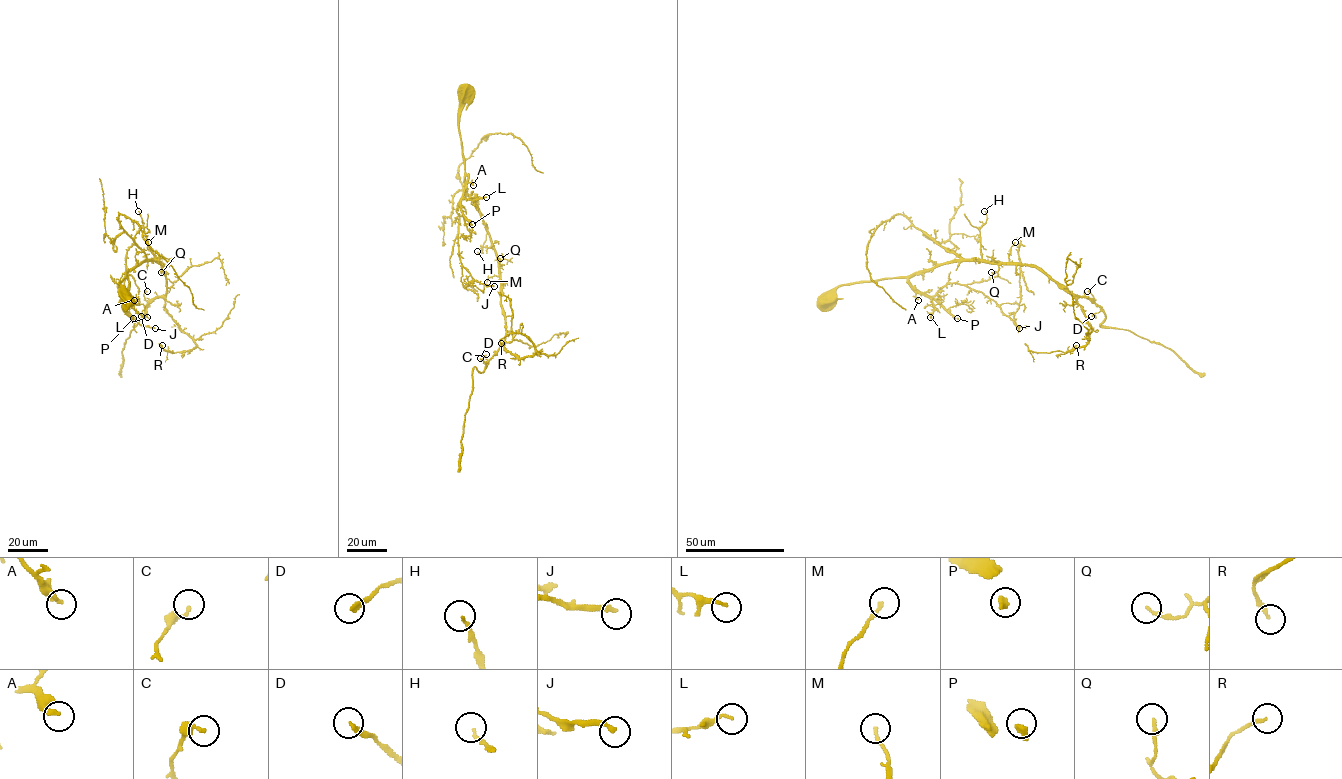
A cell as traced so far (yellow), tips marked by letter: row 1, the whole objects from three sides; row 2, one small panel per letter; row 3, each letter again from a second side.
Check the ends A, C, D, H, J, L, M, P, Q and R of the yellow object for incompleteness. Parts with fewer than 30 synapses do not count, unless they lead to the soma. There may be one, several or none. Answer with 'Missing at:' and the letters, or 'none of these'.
Missing at: P

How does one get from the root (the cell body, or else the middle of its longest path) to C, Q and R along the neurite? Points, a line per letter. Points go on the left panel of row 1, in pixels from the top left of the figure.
C: (128, 300), (120, 283), (126, 273), (139, 263), (157, 261), (162, 264), (166, 293), (146, 301), (147, 291)
Q: (128, 300), (127, 291), (120, 283), (131, 268), (141, 262), (156, 261), (161, 272)
R: (128, 300), (120, 283), (126, 273), (141, 262), (162, 264), (166, 311), (195, 345), (170, 352), (162, 345)

